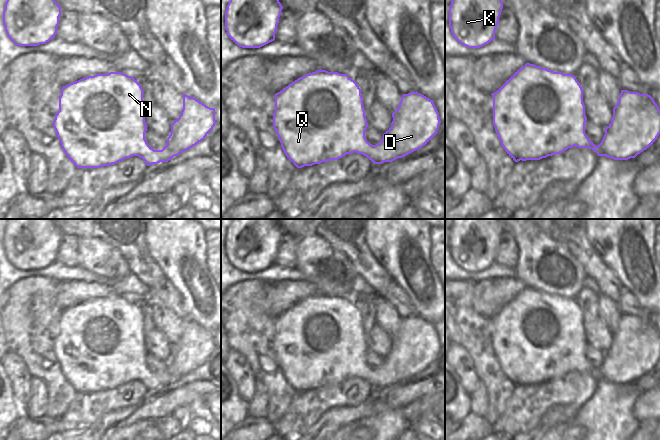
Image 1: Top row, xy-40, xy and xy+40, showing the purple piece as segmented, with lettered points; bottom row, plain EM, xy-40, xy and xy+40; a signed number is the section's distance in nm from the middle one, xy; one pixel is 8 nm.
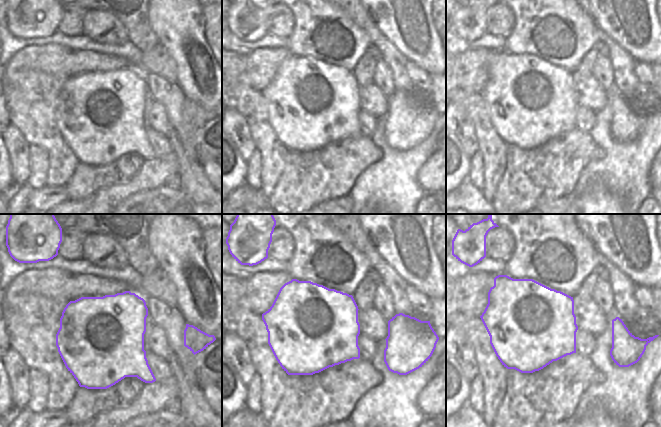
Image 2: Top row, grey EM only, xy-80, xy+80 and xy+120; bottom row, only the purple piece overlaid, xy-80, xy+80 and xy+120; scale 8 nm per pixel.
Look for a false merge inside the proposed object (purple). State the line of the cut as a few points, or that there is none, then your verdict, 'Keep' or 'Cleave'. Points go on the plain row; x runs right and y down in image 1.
No split. Keep.

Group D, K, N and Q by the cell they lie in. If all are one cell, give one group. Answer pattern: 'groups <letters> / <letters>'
groups D K N Q

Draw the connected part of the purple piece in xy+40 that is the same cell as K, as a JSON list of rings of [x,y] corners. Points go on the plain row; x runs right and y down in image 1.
[[[453,219],[449,251],[455,264],[468,272],[480,272],[495,264],[503,227],[499,219]]]

